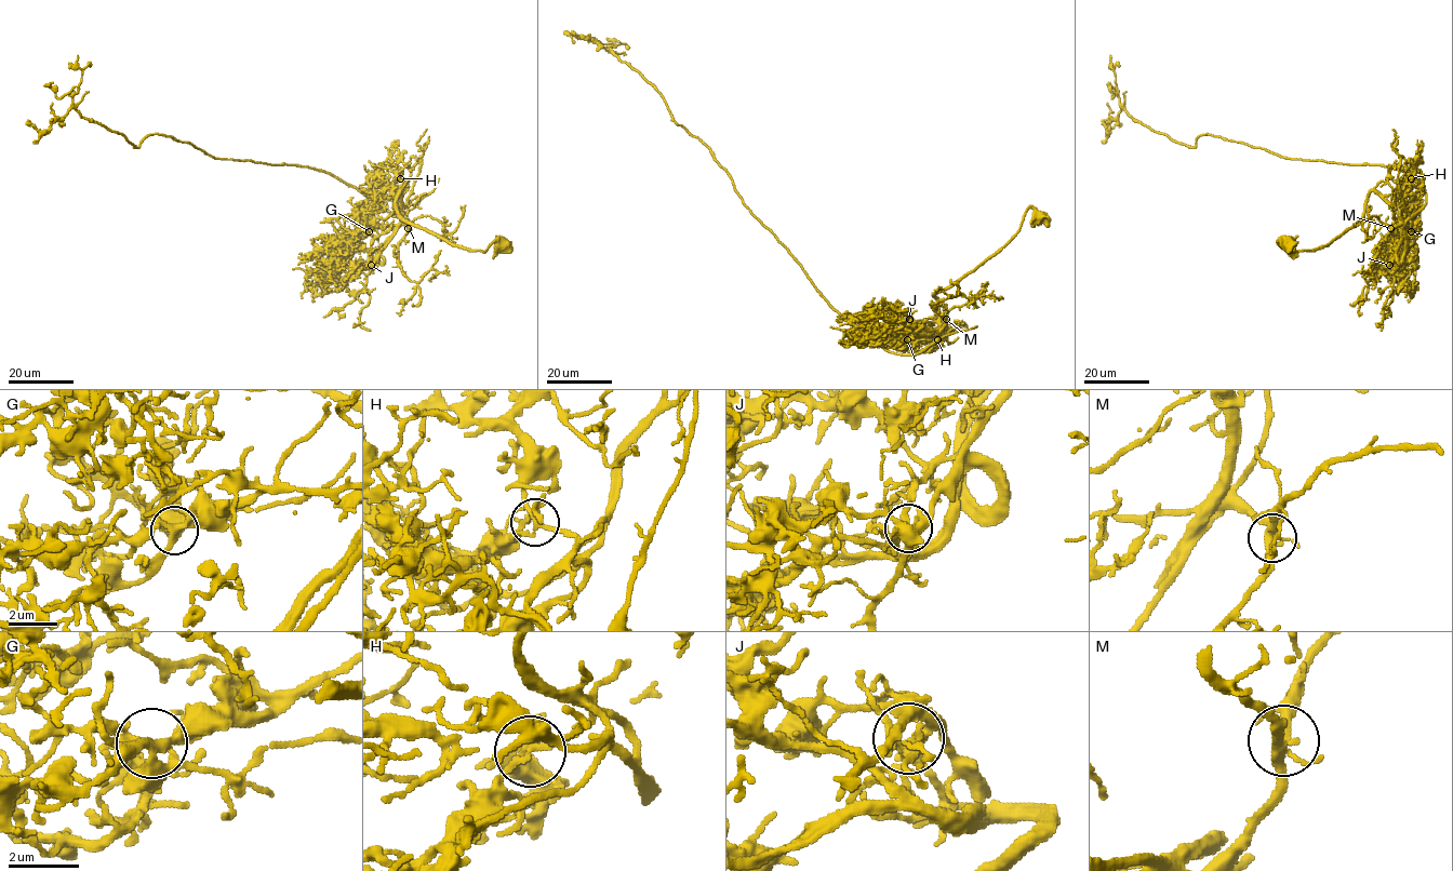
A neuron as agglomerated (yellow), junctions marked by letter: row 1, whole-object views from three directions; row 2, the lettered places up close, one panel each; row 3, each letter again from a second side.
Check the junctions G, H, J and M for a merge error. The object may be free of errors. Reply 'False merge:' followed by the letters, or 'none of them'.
False merge: J

